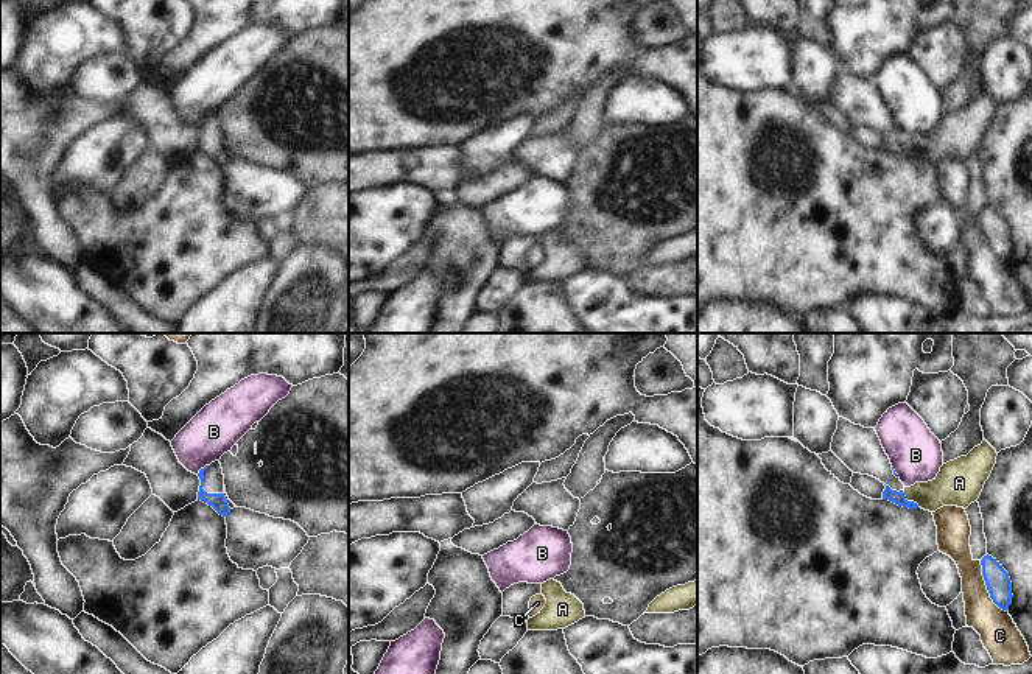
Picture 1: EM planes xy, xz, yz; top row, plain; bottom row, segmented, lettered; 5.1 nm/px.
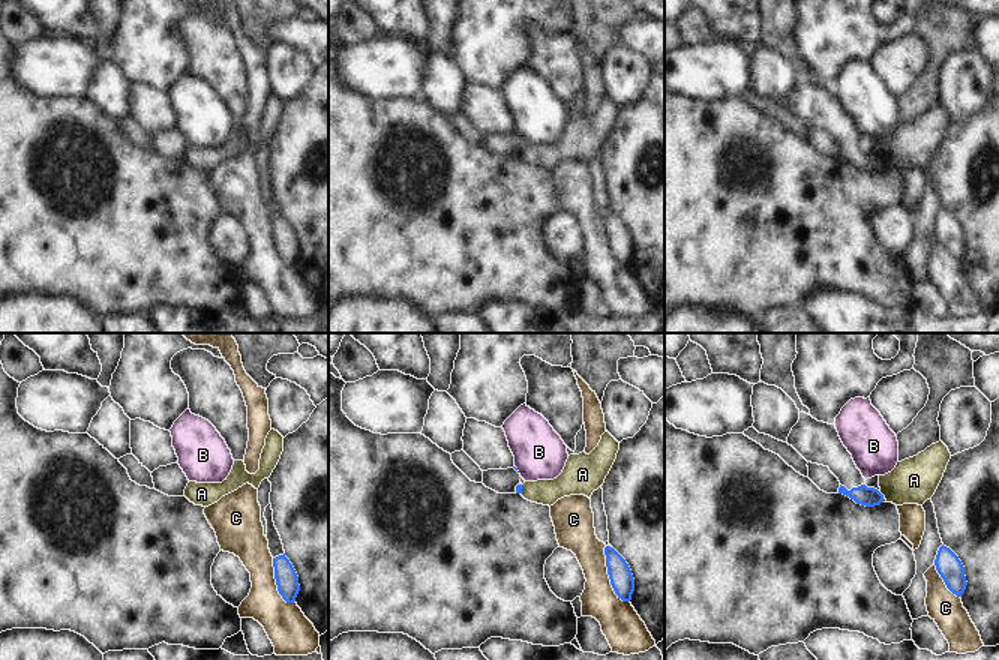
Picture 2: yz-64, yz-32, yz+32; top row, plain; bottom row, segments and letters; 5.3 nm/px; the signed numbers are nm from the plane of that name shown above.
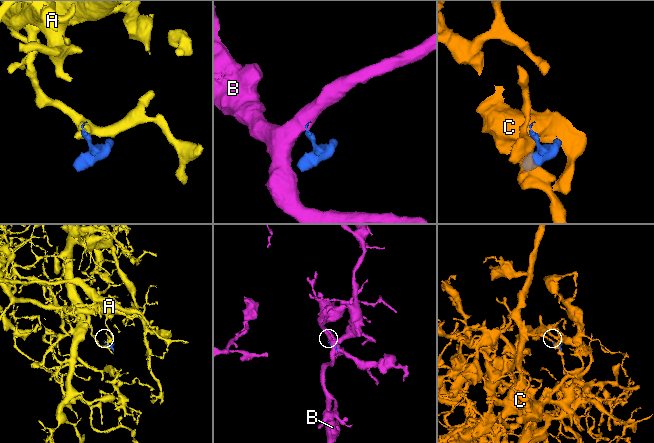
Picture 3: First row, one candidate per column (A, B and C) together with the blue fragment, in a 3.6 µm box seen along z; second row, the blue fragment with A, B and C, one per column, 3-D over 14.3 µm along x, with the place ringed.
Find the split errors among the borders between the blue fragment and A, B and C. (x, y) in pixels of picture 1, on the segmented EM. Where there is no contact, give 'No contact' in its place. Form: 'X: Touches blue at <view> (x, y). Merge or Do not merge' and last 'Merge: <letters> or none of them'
A: Touches blue at yz (909, 501). Do not merge
B: Touches blue at xy (201, 469). Do not merge
C: Touches blue at yz (987, 587). Do not merge
Merge: none of them

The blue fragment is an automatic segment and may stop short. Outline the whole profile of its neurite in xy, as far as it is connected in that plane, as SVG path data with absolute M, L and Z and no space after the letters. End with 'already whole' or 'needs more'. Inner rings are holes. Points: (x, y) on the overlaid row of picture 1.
M219 461L205 465L198 473L201 479L198 500L212 506L219 515L226 517L230 512L224 497L224 475Z; needs more

